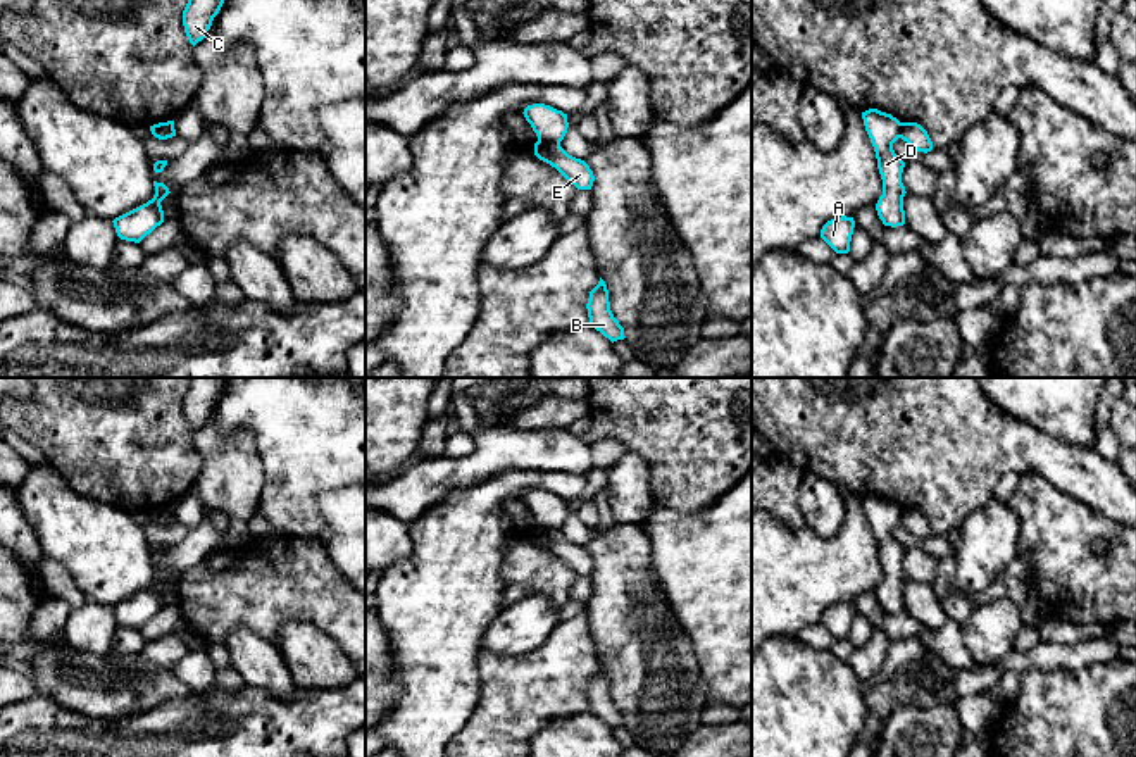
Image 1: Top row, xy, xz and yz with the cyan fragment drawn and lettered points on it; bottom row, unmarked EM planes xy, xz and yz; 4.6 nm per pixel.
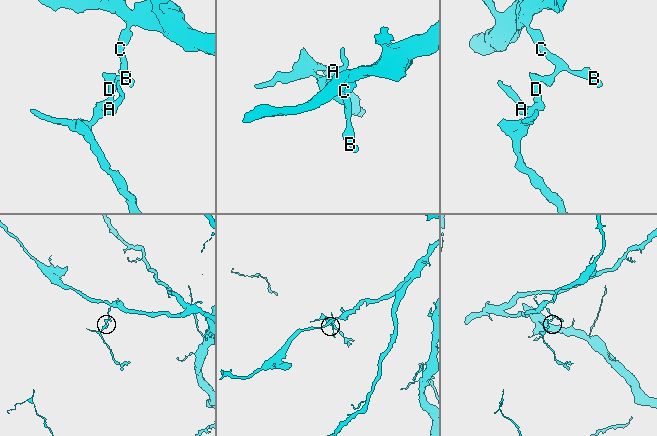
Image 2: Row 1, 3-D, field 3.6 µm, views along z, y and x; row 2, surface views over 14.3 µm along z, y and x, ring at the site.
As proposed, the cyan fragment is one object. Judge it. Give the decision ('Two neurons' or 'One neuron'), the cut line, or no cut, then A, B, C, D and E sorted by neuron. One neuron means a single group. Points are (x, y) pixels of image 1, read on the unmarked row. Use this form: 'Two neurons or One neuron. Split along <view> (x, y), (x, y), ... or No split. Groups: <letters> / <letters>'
Two neurons. Split along xz (538, 526), (559, 530). Groups: A D / B C E

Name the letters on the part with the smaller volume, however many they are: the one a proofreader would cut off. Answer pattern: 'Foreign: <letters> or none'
Foreign: A, D

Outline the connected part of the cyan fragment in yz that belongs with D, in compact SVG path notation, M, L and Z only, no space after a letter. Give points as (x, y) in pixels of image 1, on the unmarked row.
M877 495L862 498L862 505L874 533L877 555L883 566L883 581L876 590L877 602L884 612L903 612L903 583L907 578L902 569L902 559L905 548L893 536L893 529L902 522L902 509Z

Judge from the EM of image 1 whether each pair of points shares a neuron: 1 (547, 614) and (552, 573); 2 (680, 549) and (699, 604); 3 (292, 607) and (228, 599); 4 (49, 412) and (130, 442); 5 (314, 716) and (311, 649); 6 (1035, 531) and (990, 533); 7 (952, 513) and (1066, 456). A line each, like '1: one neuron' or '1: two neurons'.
1: two neurons
2: one neuron
3: one neuron
4: one neuron
5: two neurons
6: two neurons
7: one neuron

